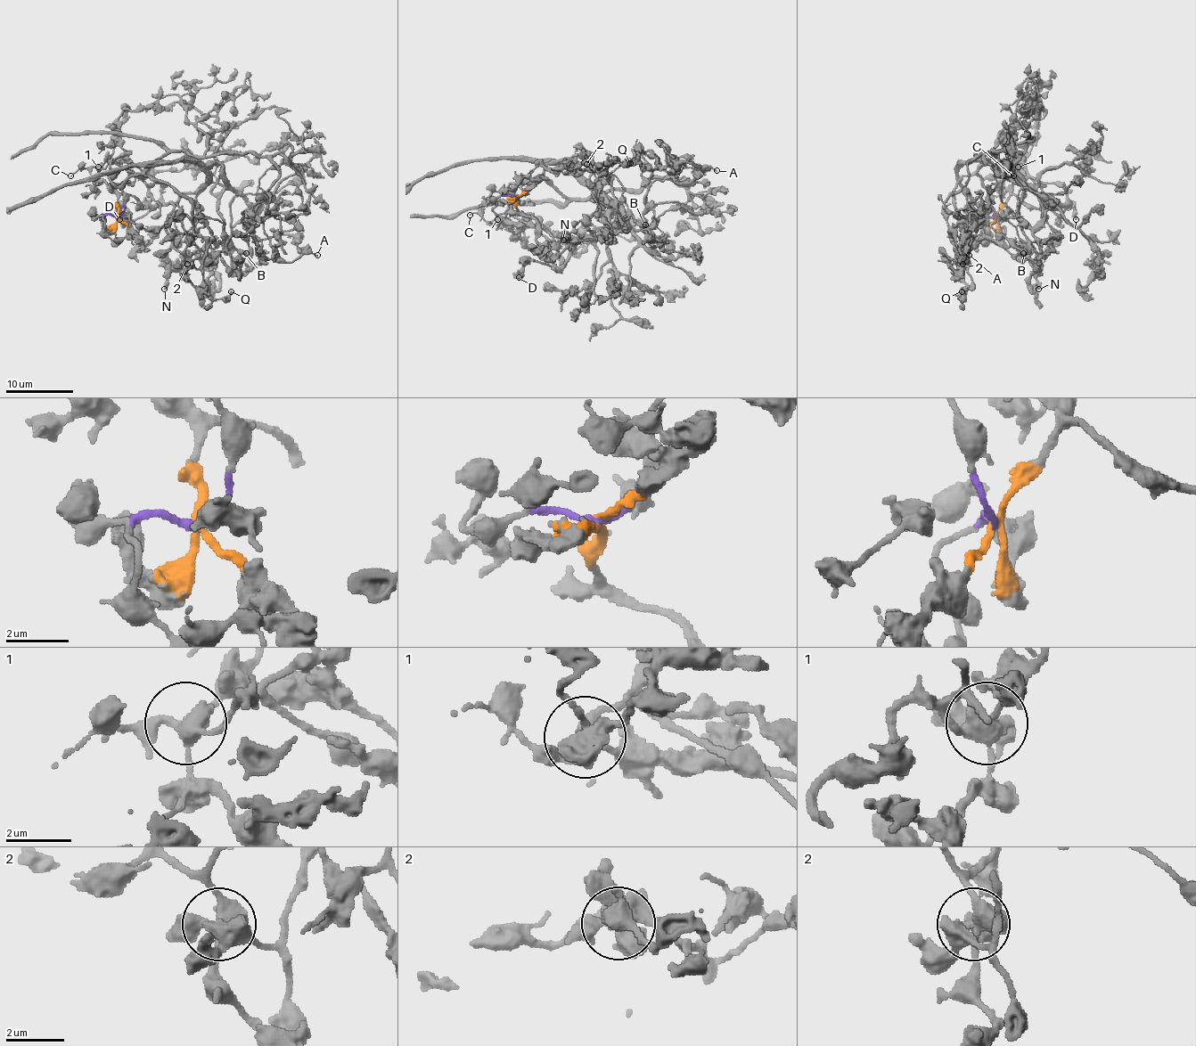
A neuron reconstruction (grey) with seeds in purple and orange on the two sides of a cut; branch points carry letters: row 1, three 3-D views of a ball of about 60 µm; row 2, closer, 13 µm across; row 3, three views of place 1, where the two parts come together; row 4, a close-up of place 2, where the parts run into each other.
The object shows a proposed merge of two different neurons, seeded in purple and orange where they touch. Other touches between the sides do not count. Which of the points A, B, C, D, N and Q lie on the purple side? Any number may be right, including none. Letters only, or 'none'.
A, B, C, Q

